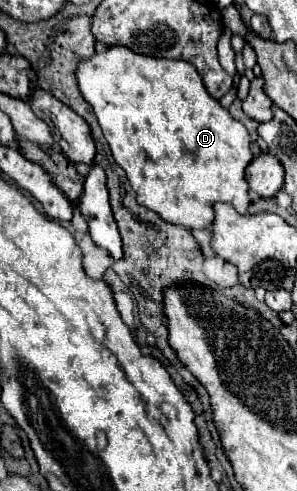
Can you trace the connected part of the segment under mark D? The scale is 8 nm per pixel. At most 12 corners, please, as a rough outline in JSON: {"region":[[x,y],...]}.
{"region":[[193,64],[77,66],[141,206],[191,230],[247,212],[249,132]]}

